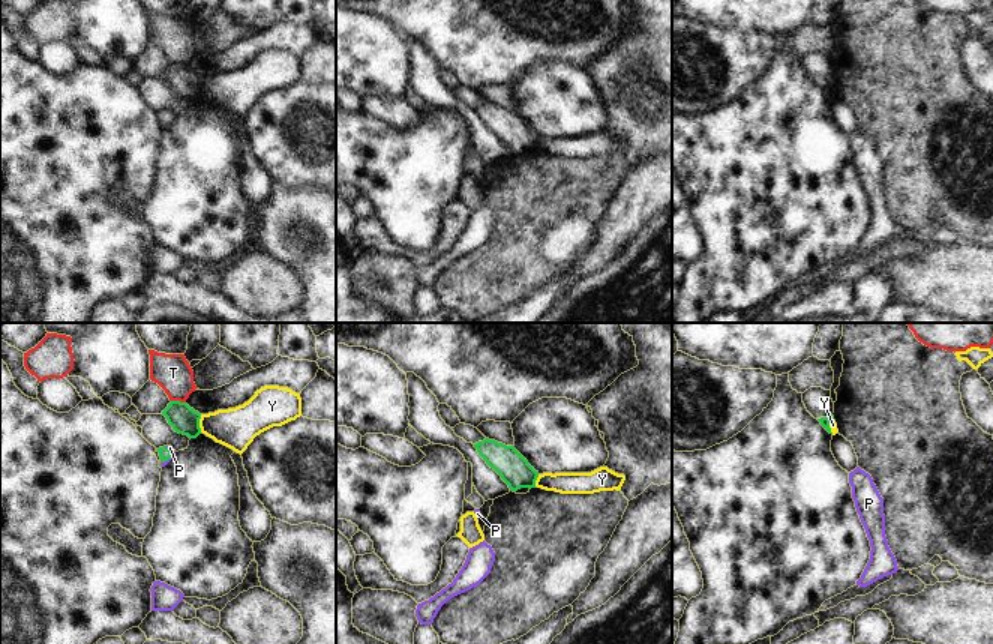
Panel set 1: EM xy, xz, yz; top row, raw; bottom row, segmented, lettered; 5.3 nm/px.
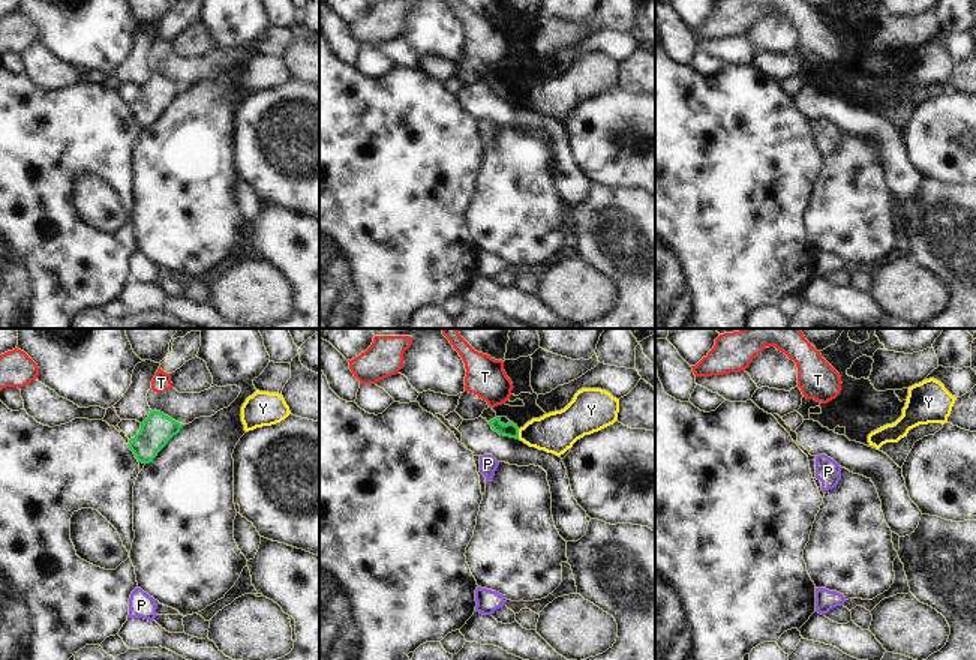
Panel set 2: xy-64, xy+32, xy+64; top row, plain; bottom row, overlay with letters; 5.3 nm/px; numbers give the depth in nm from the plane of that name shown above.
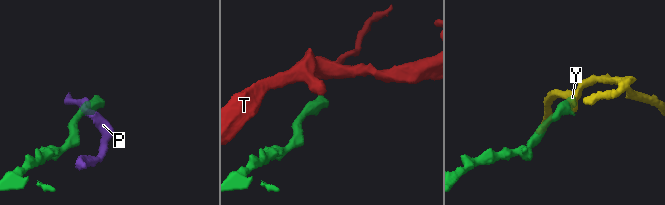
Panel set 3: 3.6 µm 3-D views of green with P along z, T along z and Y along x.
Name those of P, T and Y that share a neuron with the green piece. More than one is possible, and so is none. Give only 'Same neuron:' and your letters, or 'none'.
Same neuron: P

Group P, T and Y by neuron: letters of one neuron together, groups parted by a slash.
P / T / Y

